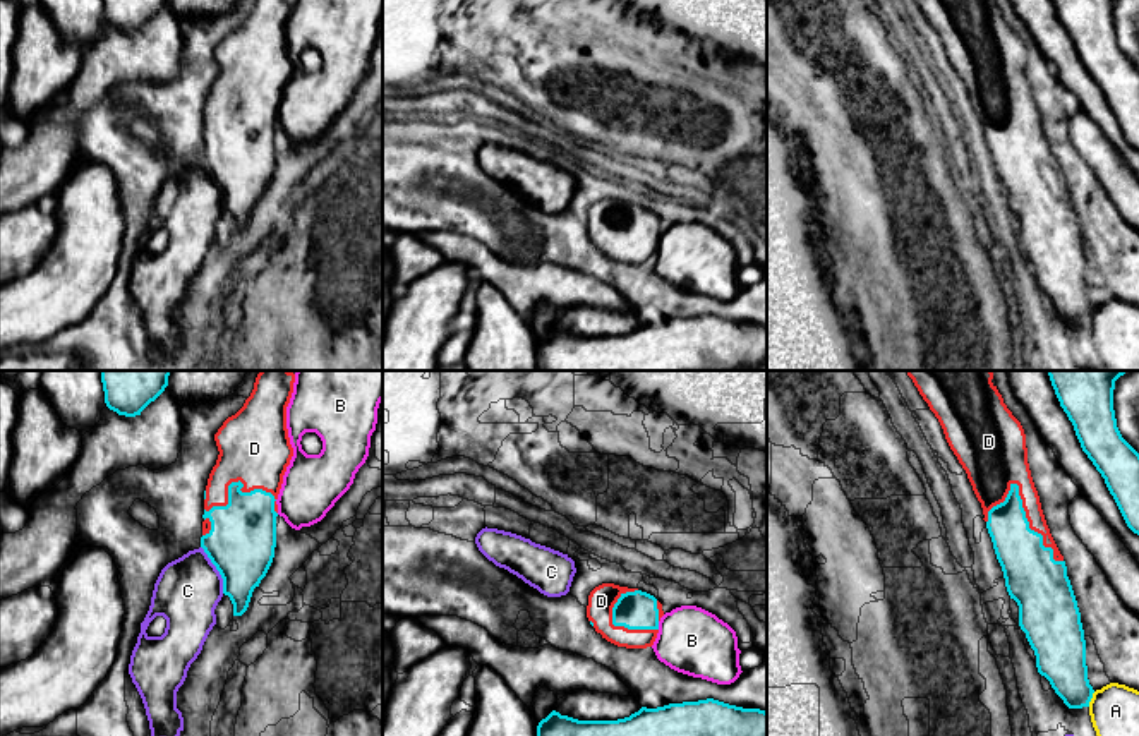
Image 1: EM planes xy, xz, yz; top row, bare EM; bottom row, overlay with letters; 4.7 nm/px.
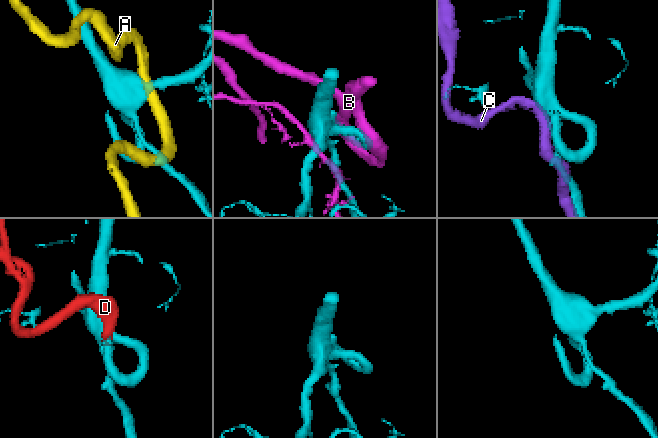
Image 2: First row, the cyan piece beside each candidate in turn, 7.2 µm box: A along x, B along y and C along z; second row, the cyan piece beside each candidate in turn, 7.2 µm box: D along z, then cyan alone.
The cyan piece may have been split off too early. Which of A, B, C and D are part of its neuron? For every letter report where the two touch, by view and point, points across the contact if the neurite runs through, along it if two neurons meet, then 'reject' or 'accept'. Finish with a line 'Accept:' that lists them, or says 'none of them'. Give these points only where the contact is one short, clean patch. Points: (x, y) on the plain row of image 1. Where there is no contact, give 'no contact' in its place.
A: yz (1091, 313) | reject
B: xz (657, 241) | reject
C: xy (216, 184) | reject
D: yz (1028, 143) | accept
Accept: D

